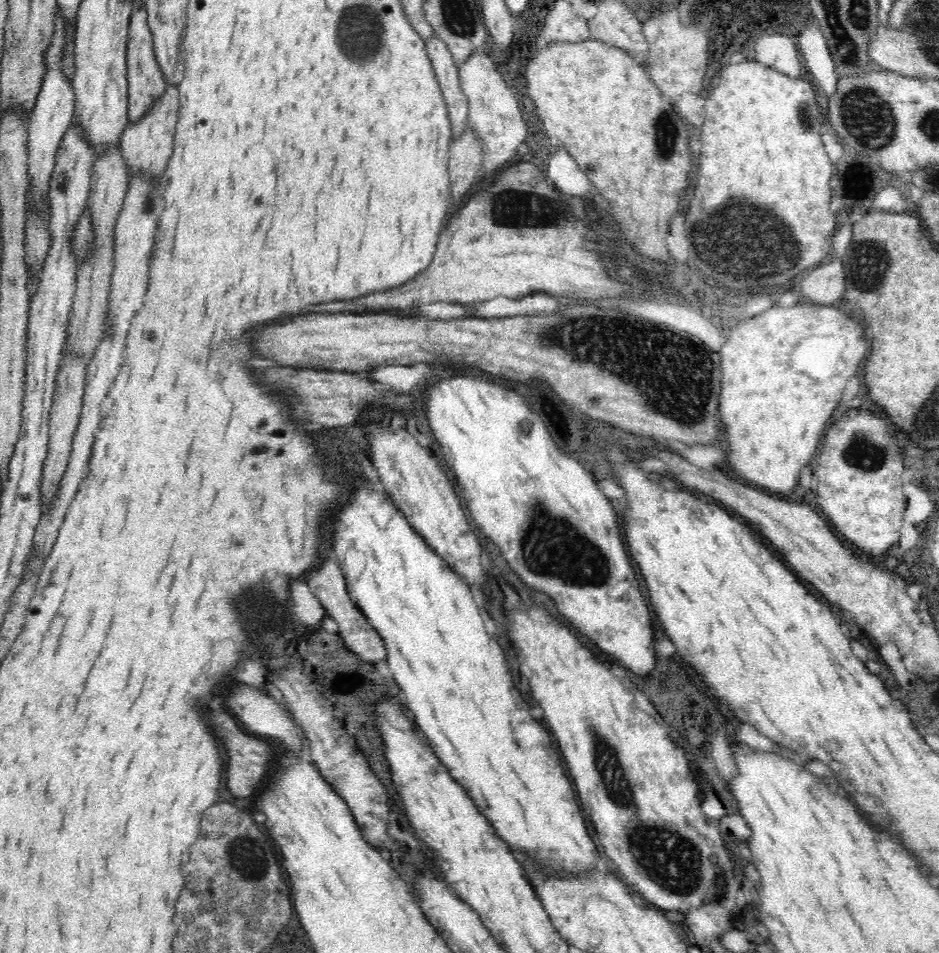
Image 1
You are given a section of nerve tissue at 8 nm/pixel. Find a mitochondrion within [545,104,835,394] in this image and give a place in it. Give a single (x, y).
(742, 238)

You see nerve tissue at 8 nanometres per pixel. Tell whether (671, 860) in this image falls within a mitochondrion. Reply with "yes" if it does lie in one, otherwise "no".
yes

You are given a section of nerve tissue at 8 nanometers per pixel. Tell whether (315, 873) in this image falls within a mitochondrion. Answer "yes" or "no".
no

